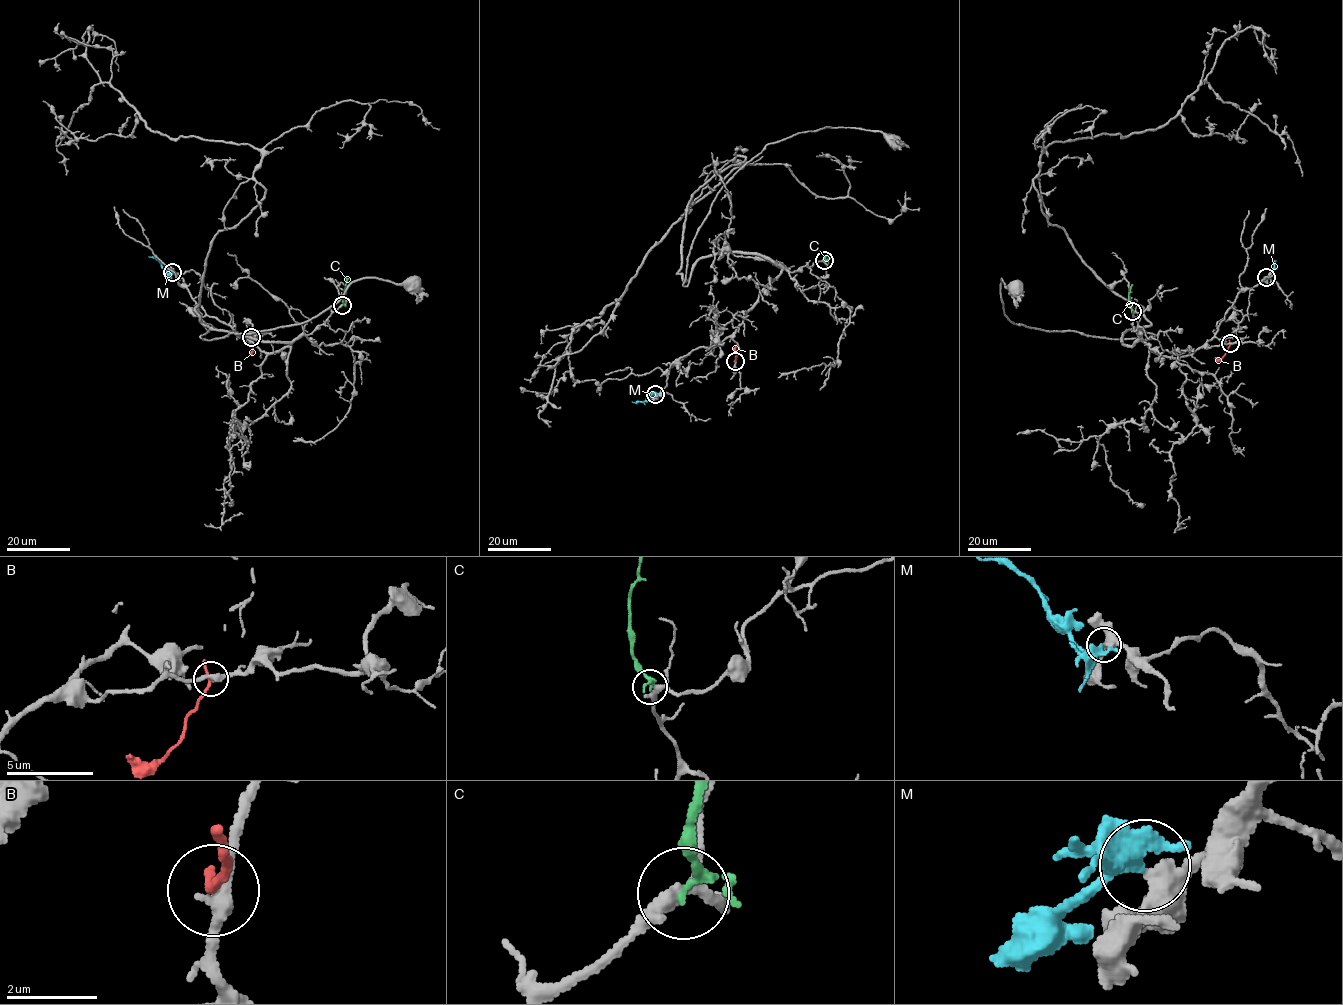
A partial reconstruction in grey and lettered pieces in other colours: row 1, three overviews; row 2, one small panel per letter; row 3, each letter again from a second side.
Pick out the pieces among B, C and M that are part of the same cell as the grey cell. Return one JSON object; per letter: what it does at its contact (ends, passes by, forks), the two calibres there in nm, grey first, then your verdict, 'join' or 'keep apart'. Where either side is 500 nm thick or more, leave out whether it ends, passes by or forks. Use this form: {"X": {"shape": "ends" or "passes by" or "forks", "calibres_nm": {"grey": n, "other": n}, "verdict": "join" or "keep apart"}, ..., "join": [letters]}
{"B": {"shape": "ends", "calibres_nm": {"grey": 280, "other": 200}, "verdict": "keep apart"}, "C": {"shape": "passes by", "calibres_nm": {"grey": 240, "other": 180}, "verdict": "keep apart"}, "M": {"shape": "forks", "calibres_nm": {"grey": 320, "other": 300}, "verdict": "join"}, "join": ["M"]}

